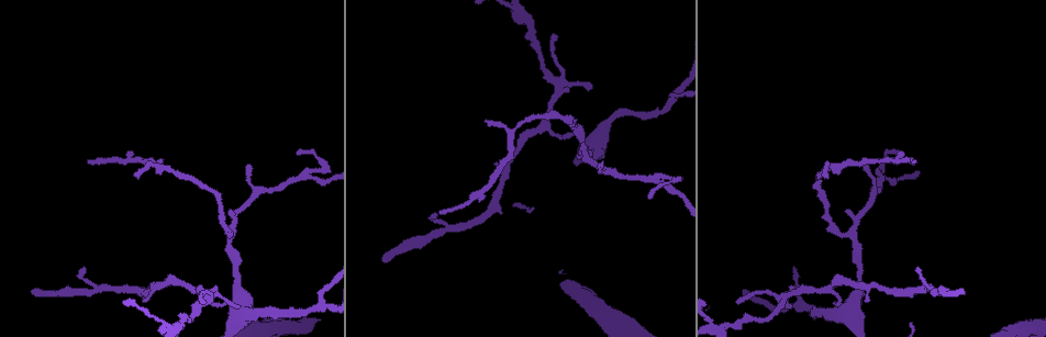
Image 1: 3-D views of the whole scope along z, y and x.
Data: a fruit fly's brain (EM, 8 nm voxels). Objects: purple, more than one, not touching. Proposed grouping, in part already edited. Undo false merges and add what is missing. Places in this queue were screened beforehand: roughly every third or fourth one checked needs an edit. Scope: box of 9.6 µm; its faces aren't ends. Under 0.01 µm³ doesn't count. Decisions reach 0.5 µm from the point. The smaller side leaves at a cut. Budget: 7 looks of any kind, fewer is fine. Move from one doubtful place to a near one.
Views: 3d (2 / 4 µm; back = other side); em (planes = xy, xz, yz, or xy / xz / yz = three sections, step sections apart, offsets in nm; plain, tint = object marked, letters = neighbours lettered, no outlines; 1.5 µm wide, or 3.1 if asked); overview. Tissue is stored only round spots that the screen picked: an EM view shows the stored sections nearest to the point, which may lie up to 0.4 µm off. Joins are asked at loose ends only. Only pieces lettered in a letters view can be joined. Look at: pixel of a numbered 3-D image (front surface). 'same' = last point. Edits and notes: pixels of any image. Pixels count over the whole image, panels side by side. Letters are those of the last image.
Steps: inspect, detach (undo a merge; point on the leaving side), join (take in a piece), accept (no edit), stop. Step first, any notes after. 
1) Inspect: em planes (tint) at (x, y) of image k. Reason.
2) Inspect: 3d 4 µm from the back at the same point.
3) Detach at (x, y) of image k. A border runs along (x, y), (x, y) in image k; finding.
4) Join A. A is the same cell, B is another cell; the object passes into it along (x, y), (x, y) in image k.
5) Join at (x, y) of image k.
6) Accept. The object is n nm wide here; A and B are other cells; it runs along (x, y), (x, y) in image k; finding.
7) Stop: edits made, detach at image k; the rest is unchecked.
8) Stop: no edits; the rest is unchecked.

Inspect: em planes (letters) at (384, 261) of image 1. An open end.

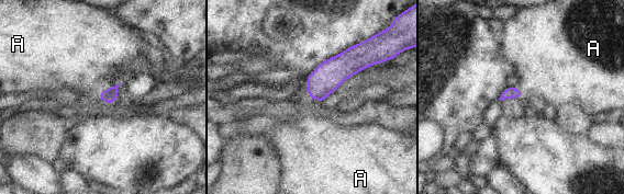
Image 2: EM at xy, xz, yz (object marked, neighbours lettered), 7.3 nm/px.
Join A. A is the same cell; the object passes into it along (110, 94), (110, 87), (88, 60) in image 2; the cell continues.

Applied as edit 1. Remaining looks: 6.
Inspect: em planes (letters) at (83, 267) of image 1. Free end.

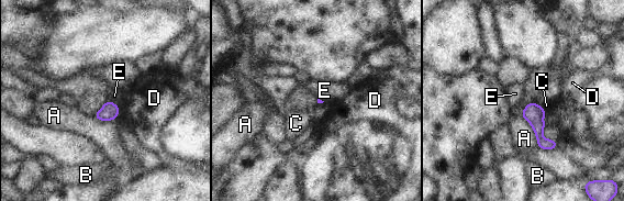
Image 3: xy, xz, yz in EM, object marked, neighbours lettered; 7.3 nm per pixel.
Accept. The longest contact is with A, 280 nm; A, B, C, D and E are other cells; no lettered piece goes on from it.

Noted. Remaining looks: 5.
Inspect: em yz step 8 (tint) at (804, 306) of image 1. Two arms in line, one across.

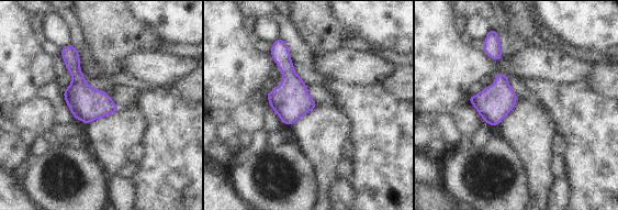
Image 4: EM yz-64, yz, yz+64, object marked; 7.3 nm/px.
Inspect: em planes (letters) at the same point. Another direction.

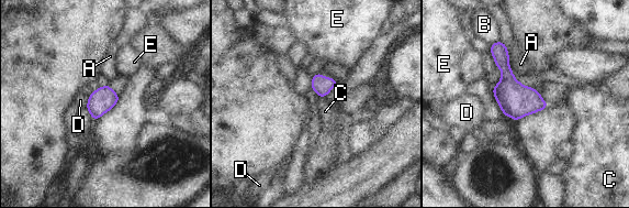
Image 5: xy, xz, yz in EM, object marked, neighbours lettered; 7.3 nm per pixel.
Accept. The longest contact is with A, 140 nm; A, B, C, D and E are other cells; one cell here.

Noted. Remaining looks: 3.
Stop: edits made, join at image 2; the rest is unchecked.

